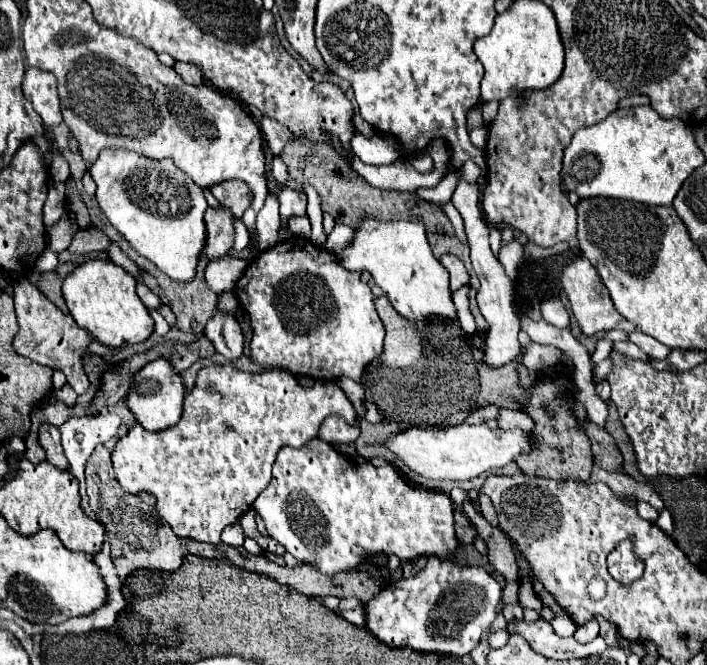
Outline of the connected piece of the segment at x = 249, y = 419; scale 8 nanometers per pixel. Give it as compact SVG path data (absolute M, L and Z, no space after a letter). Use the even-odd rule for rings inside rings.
M210 364L198 372L194 388L186 394L186 410L174 428L146 432L136 424L126 436L118 438L116 448L112 450L114 476L128 494L154 494L158 514L178 536L218 544L224 526L238 522L270 482L270 468L278 450L284 446L302 448L310 438L318 436L322 420L330 414L340 414L350 424L356 420L354 406L334 380L316 380L312 388L302 388L294 374L280 368L252 374L234 368L232 364ZM208 382L214 384L214 392L206 390Z

